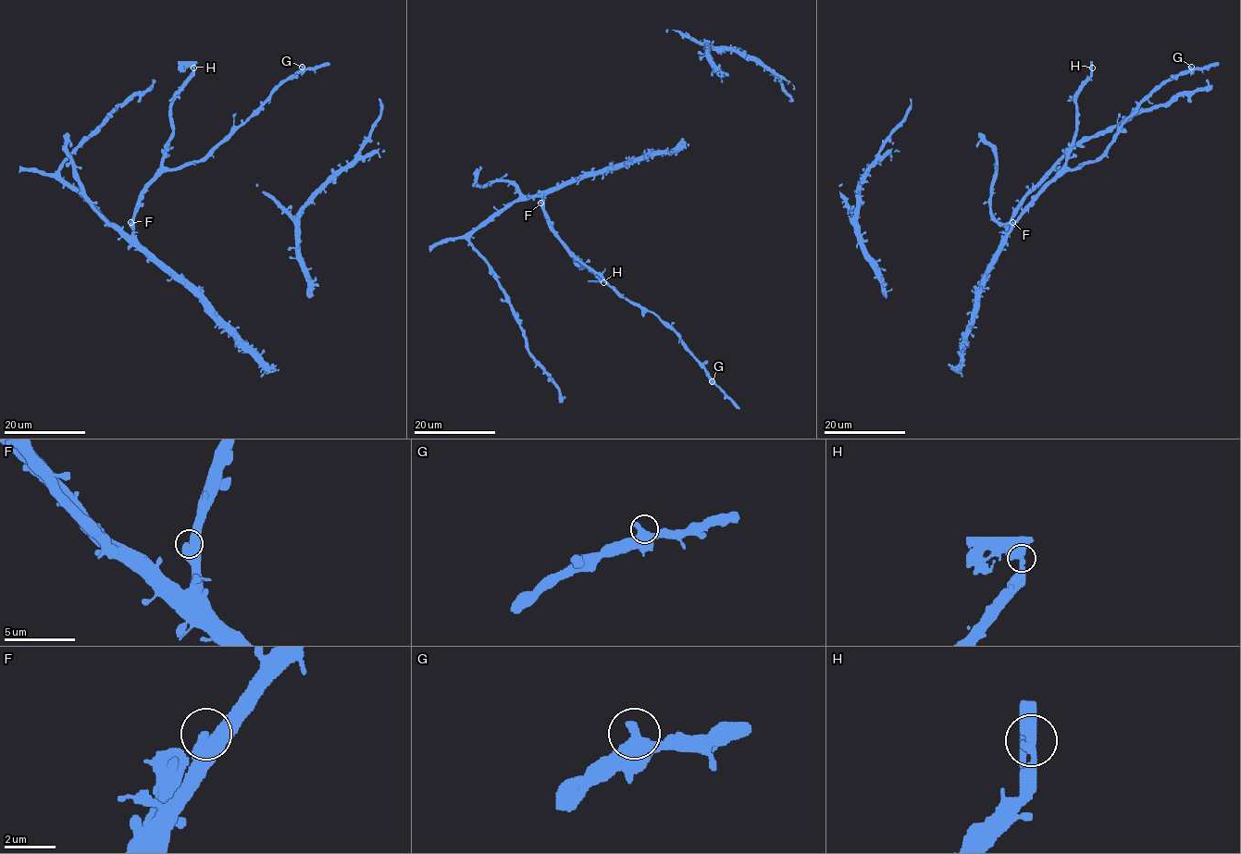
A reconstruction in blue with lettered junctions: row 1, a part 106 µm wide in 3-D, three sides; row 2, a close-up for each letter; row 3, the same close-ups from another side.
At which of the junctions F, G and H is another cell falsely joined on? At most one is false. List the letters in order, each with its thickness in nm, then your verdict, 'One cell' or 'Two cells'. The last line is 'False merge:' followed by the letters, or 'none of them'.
F: Thickness 480 nm. One cell
G: Thickness 500 nm. One cell
H: Thickness 480 nm. Two cells
False merge: H

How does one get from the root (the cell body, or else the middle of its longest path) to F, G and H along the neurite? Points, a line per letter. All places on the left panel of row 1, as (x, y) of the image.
F: (203, 302), (139, 243), (130, 222)
G: (203, 302), (136, 240), (134, 208), (138, 197), (161, 173), (197, 163), (224, 142), (284, 81), (302, 67)
H: (203, 302), (140, 244), (134, 233), (139, 193), (161, 167), (172, 132), (173, 94), (193, 67)

